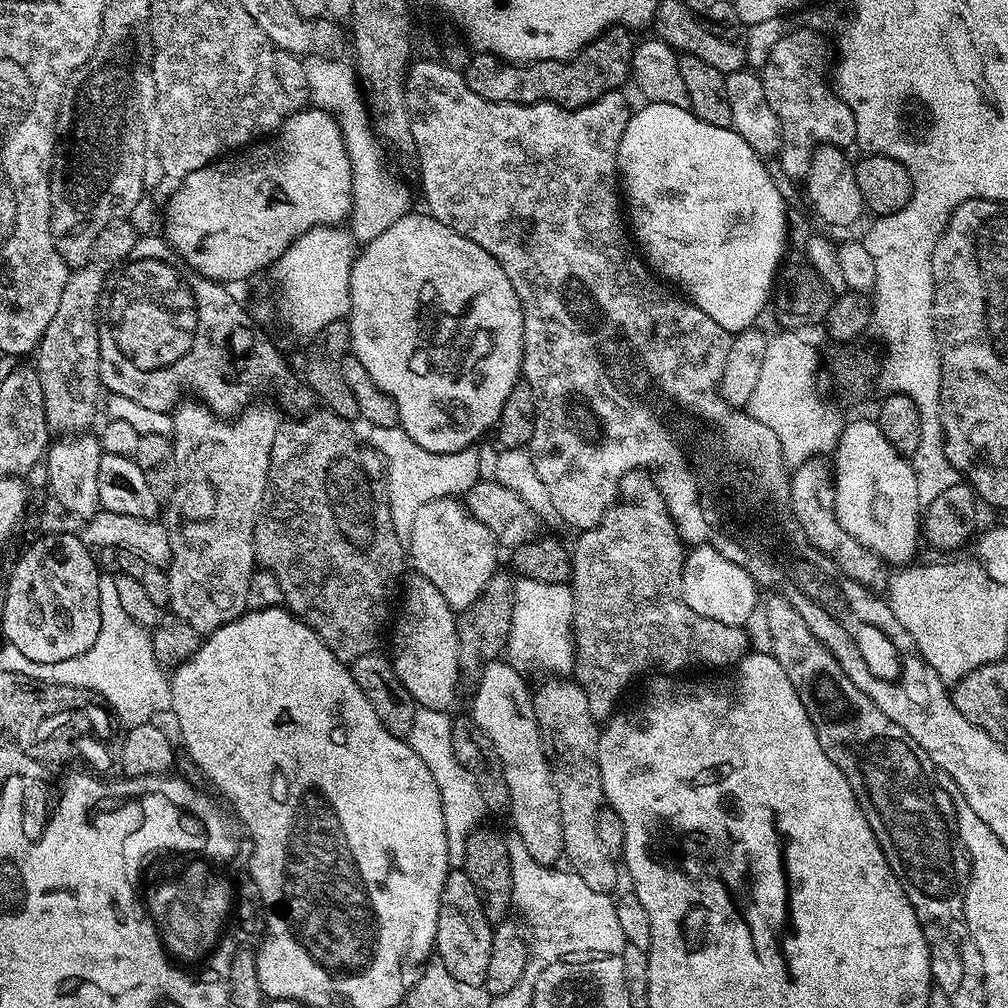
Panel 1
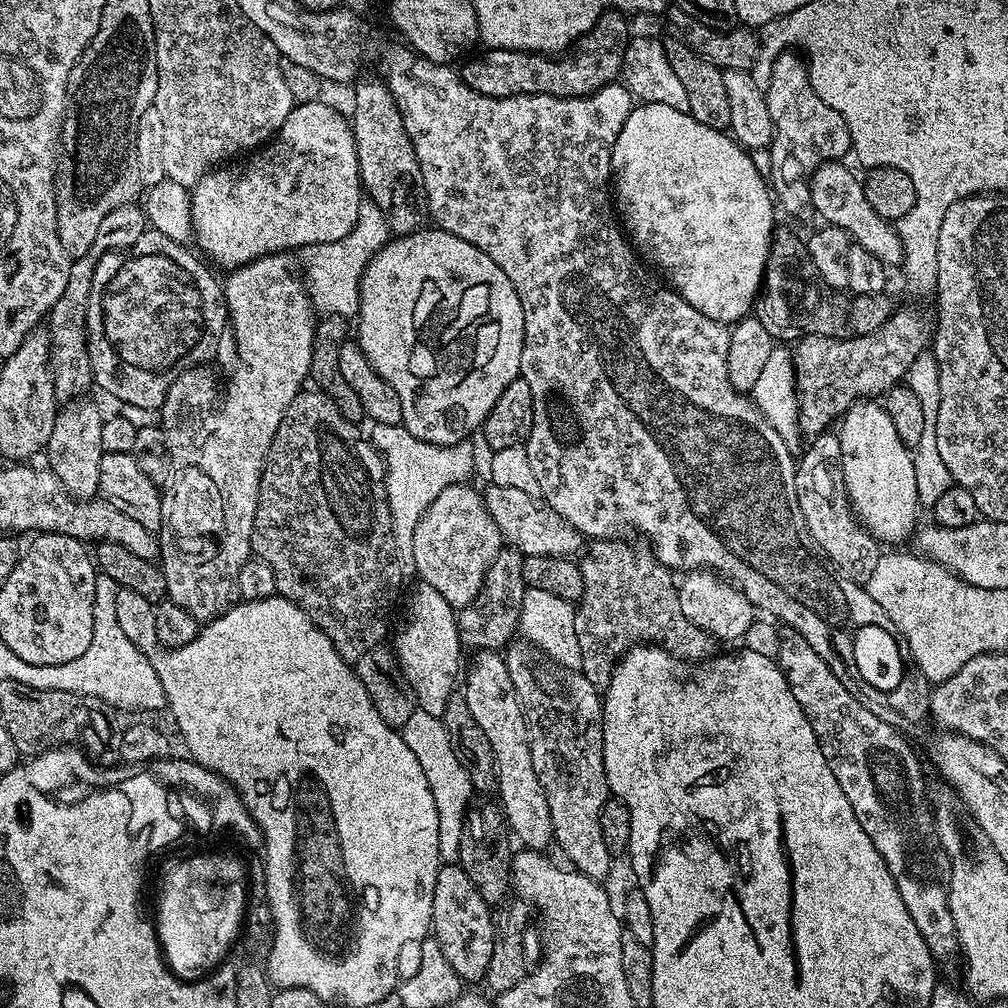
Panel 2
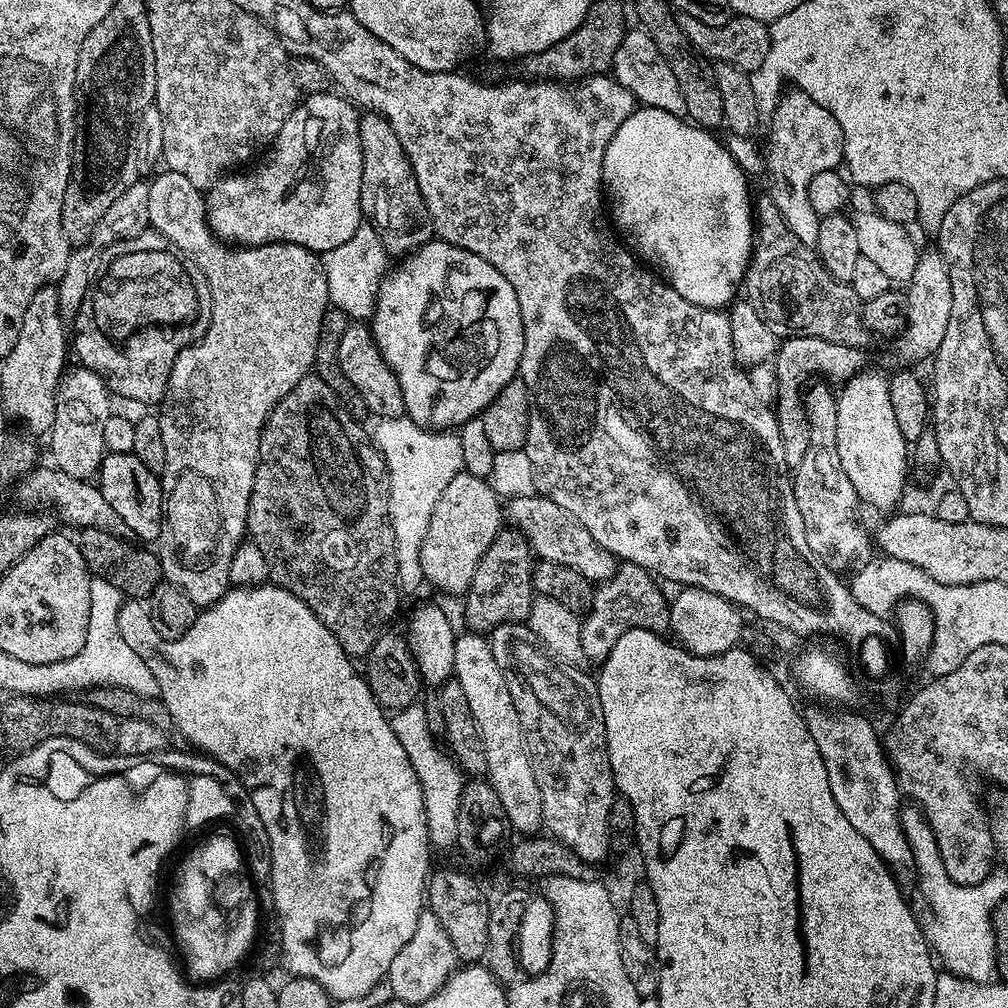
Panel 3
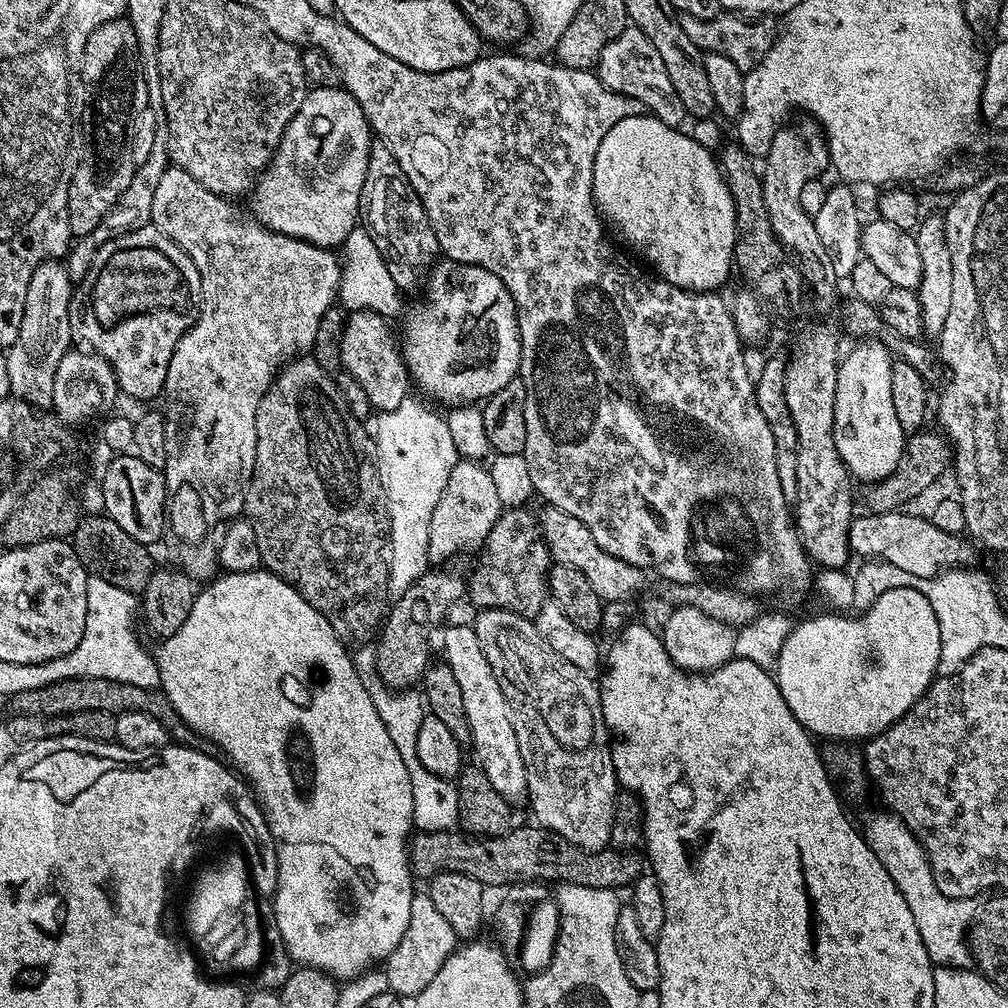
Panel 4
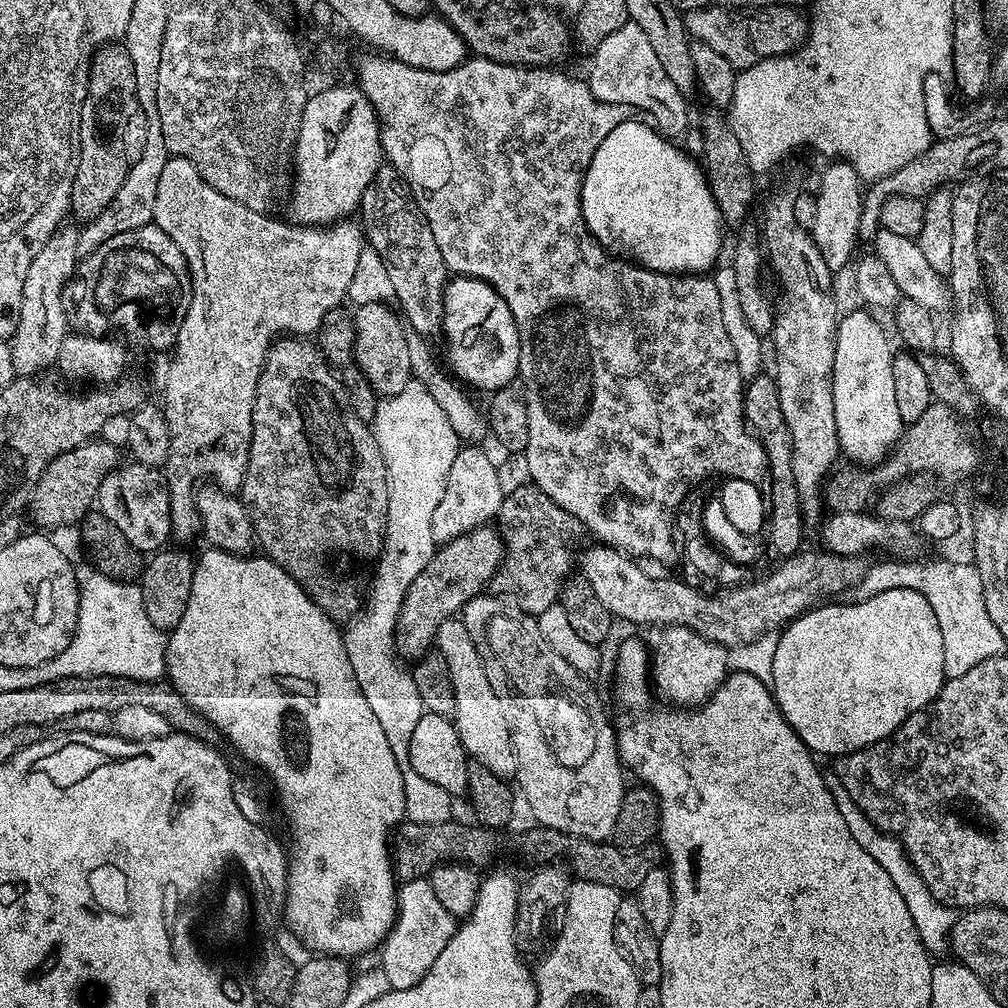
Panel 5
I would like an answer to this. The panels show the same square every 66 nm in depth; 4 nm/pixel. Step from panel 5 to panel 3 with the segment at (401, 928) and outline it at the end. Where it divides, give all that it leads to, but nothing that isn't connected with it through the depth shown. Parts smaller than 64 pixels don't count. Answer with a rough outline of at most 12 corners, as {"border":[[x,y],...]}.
{"border":[[431,910],[390,962],[395,999],[415,1006],[457,971],[454,946]]}

